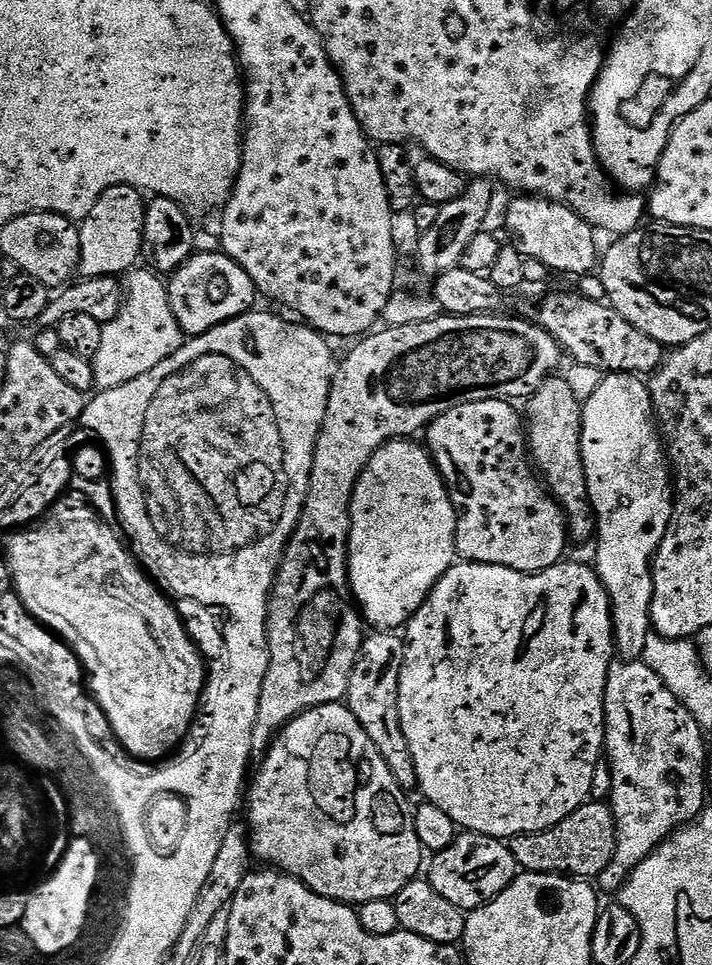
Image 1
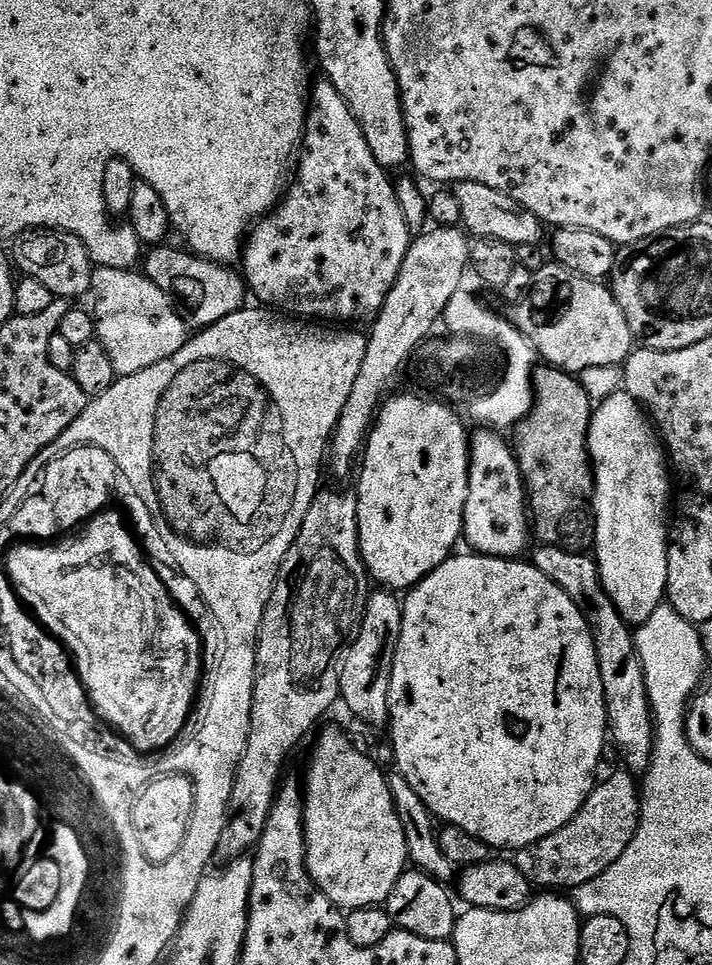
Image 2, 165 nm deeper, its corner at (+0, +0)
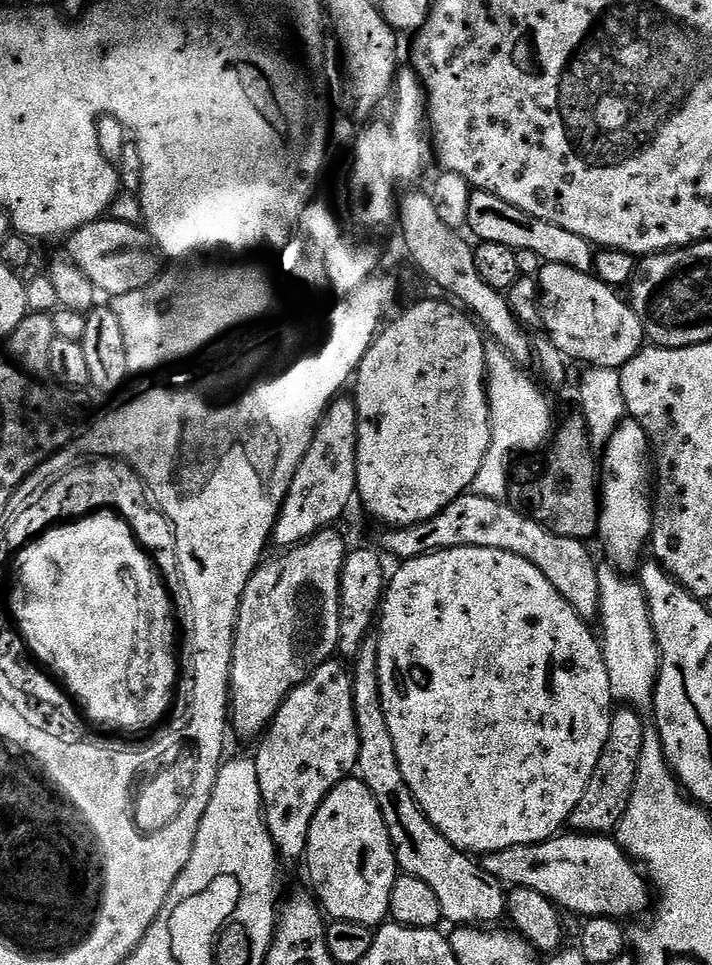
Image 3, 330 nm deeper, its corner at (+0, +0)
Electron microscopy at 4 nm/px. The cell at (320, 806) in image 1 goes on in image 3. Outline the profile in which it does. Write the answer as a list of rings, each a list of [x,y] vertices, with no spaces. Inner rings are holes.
[[[358,778],[343,780],[322,802],[310,826],[307,860],[311,891],[333,921],[380,926],[389,919],[390,894],[398,875],[396,855],[382,810]]]

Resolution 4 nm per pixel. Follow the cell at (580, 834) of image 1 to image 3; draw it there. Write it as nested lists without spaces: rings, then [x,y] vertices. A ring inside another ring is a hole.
[[[624,706],[612,713],[610,738],[602,750],[602,758],[594,770],[594,778],[590,778],[590,786],[572,812],[570,828],[573,833],[589,836],[606,836],[615,833],[628,810],[628,803],[632,801],[632,794],[636,791],[636,775],[638,762],[642,758],[642,746],[646,725],[639,711],[632,706]]]

